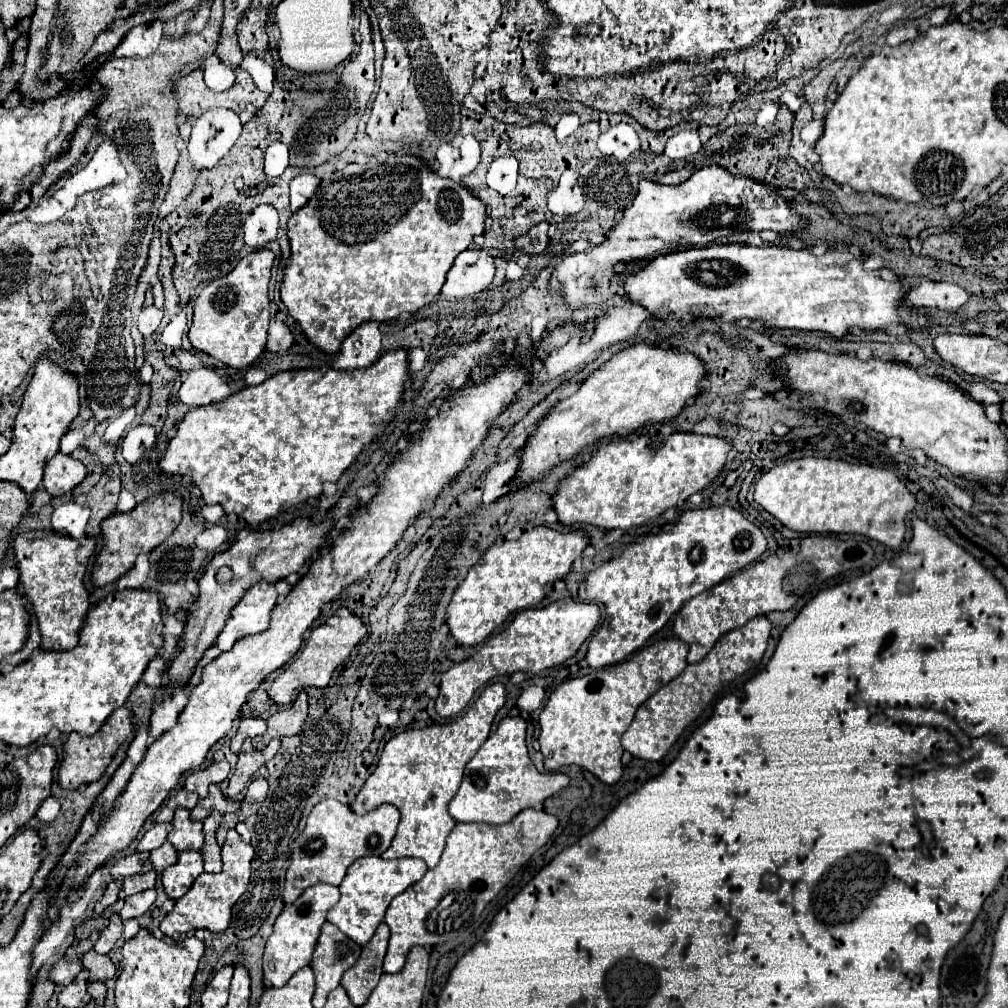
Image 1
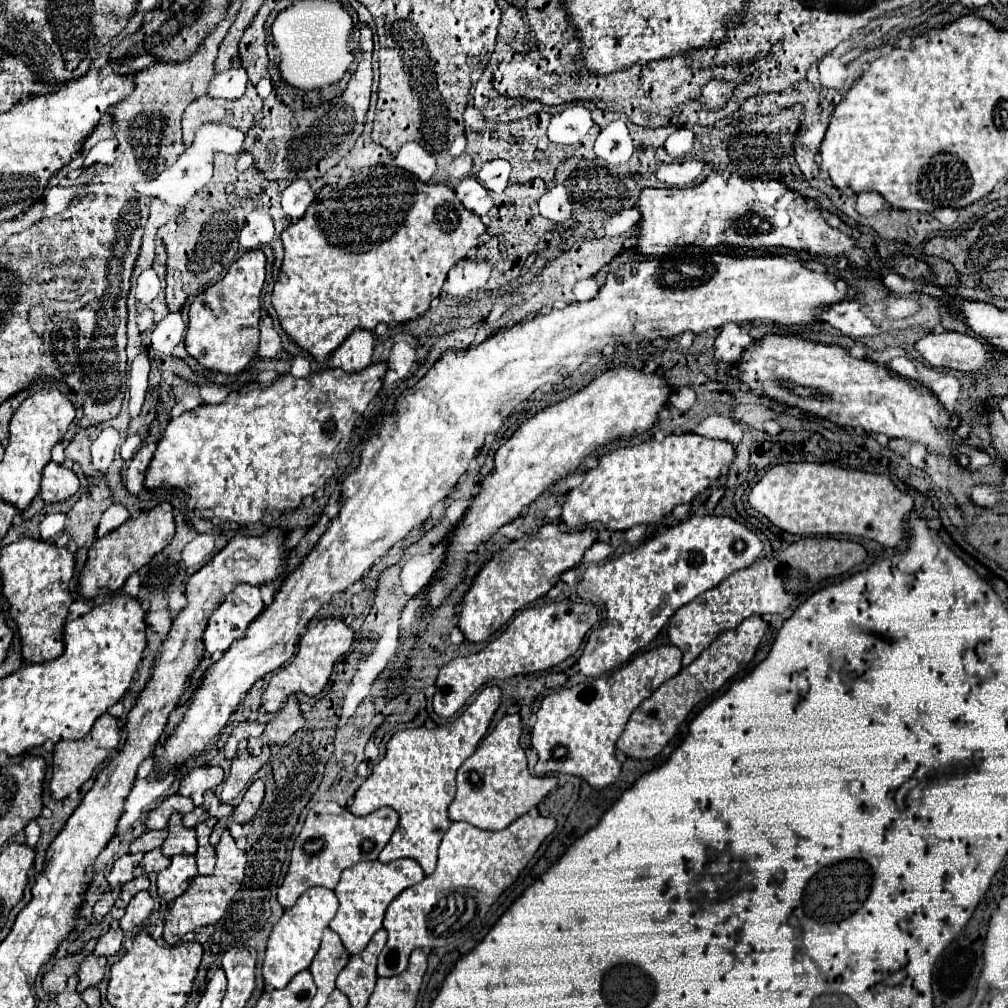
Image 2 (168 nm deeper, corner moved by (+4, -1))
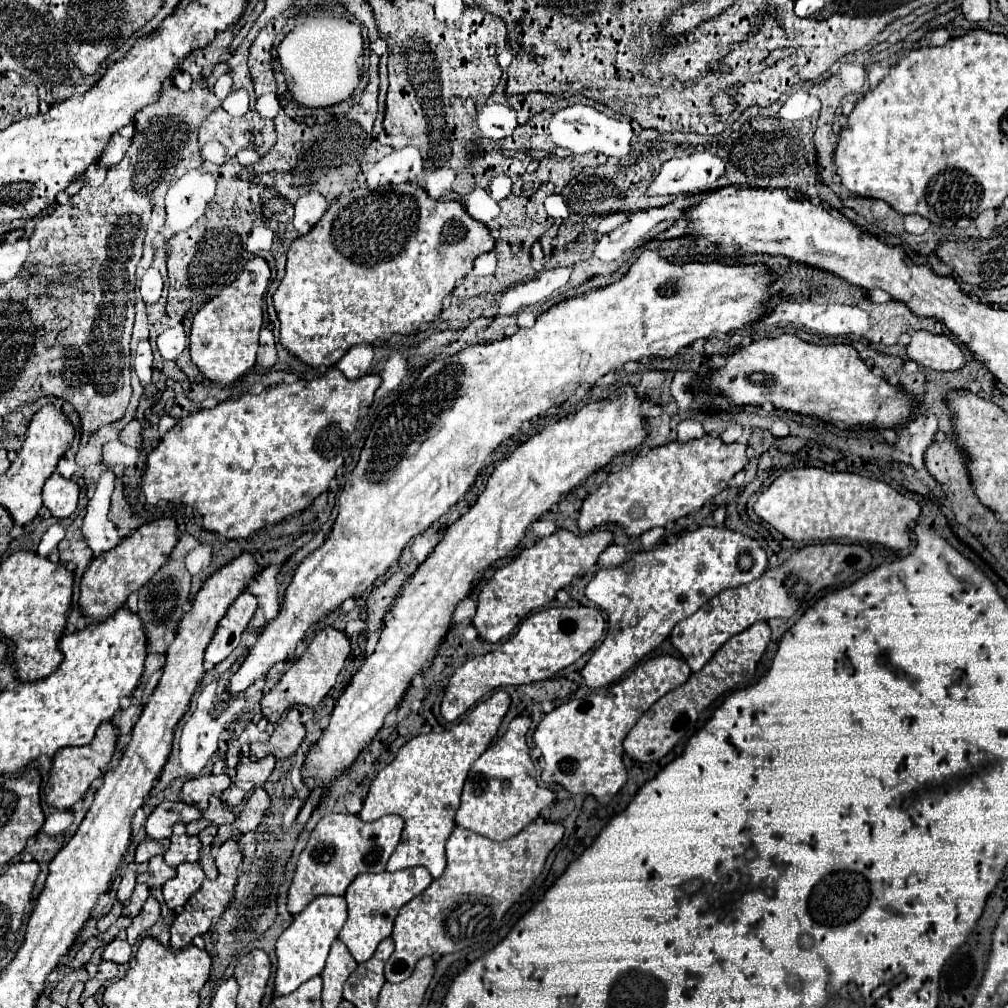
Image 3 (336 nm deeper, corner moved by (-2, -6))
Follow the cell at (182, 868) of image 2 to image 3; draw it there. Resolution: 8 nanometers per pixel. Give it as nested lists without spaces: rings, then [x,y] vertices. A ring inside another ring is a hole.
[[[182,863],[182,865],[178,865],[176,871],[178,871],[178,875],[164,883],[162,895],[170,909],[180,911],[184,907],[184,903],[200,889],[206,875],[198,863]]]

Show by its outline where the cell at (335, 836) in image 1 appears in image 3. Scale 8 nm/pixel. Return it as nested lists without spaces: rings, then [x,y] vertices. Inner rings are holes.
[[[350,813],[324,815],[310,833],[306,849],[298,857],[296,875],[288,891],[288,911],[292,915],[300,913],[318,895],[344,895],[346,887],[360,873],[384,871],[388,857],[400,841],[402,827],[404,821],[398,815],[384,815],[372,823],[364,823],[358,815]]]

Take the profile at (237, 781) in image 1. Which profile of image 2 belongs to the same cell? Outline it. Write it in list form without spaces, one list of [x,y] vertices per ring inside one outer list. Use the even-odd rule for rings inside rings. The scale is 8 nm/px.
[[[242,740],[238,744],[238,754],[232,760],[230,774],[224,780],[224,786],[222,786],[222,792],[220,792],[220,800],[224,804],[228,804],[232,798],[242,794],[246,790],[248,782],[252,780],[252,776],[268,762],[268,758],[270,758],[270,746],[264,746],[260,756],[252,756],[252,754],[248,754],[246,742]]]

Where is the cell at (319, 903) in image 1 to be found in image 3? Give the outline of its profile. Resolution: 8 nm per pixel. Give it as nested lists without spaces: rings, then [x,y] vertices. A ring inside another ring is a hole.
[[[318,895],[302,913],[294,917],[292,925],[278,937],[276,943],[276,955],[278,955],[276,979],[274,979],[276,995],[288,995],[310,977],[322,973],[330,945],[338,937],[344,921],[346,921],[346,899],[332,895]]]

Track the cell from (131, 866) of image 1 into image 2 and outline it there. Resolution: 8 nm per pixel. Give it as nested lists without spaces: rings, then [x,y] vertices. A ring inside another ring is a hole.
[[[126,854],[114,862],[114,866],[108,874],[108,884],[110,884],[110,888],[116,888],[116,886],[130,882],[132,878],[134,878],[134,864],[132,864],[132,856]]]

